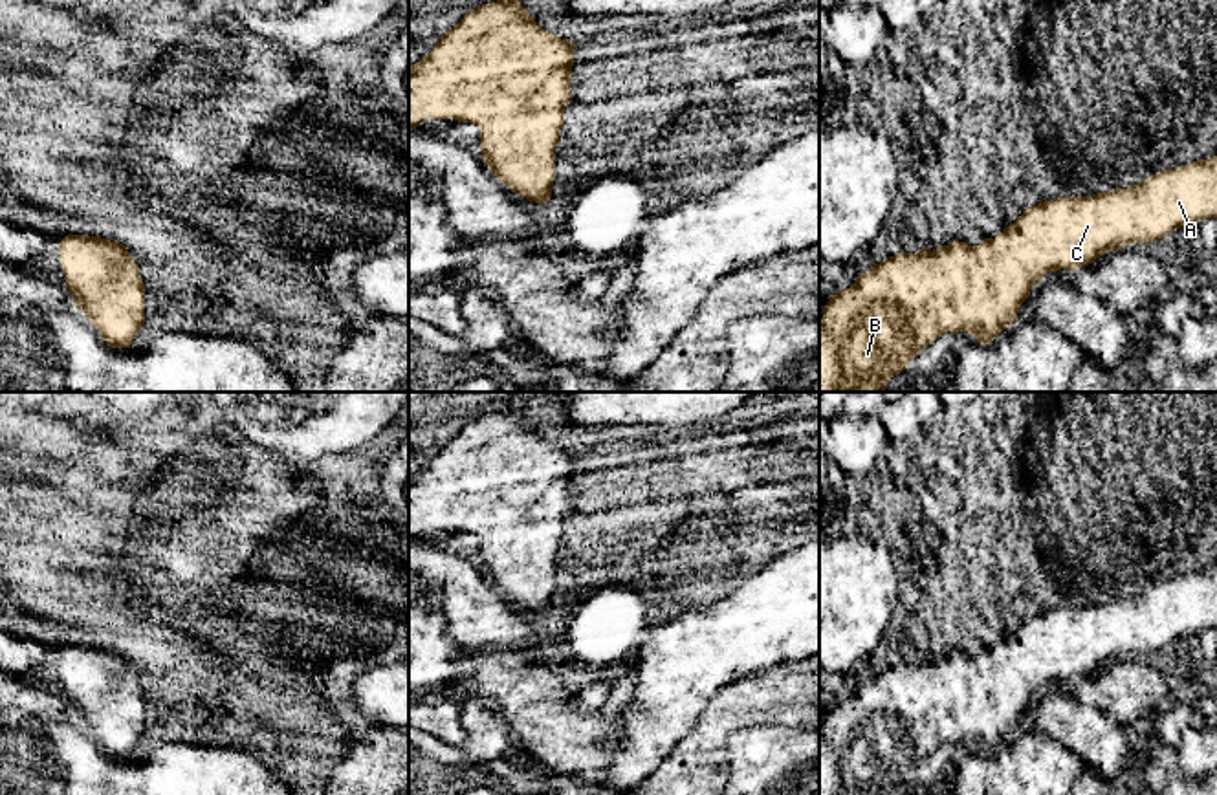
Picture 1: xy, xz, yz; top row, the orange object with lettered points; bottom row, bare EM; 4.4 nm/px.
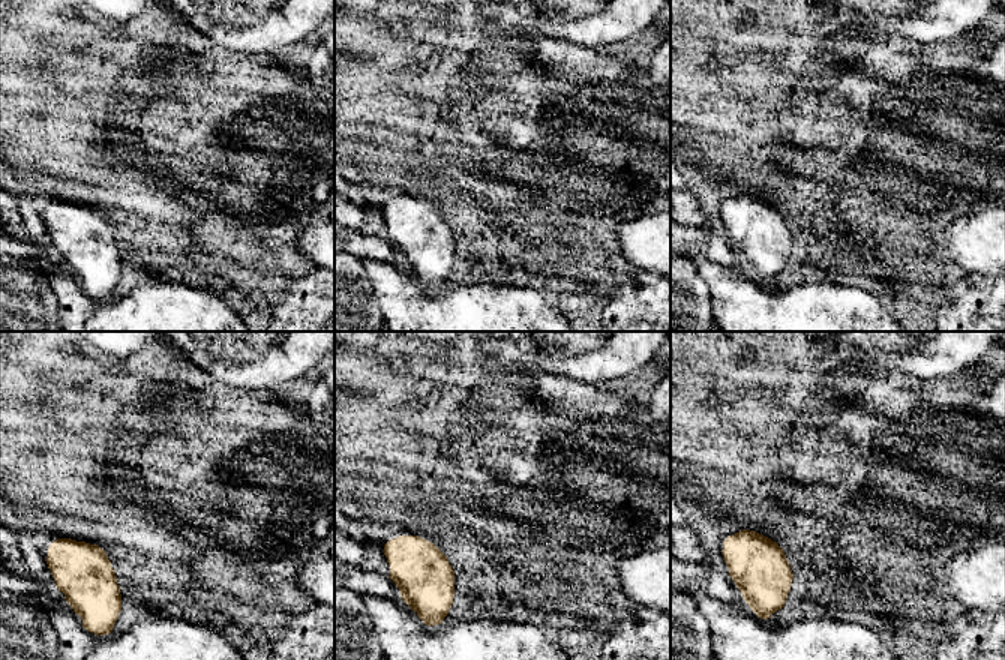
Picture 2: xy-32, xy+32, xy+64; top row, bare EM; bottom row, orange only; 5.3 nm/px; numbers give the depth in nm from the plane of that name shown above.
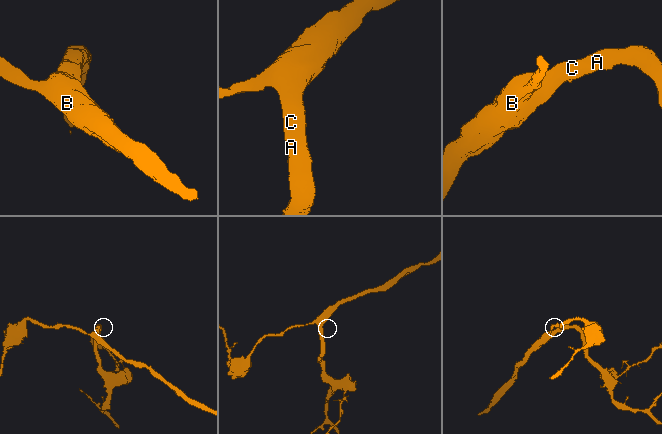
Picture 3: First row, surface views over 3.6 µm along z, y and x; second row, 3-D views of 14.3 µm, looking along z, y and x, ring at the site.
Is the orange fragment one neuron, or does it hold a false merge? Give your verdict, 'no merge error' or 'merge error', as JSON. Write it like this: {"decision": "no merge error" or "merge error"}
{"decision": "no merge error"}

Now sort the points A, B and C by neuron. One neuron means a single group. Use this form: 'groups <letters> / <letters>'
groups A B C

